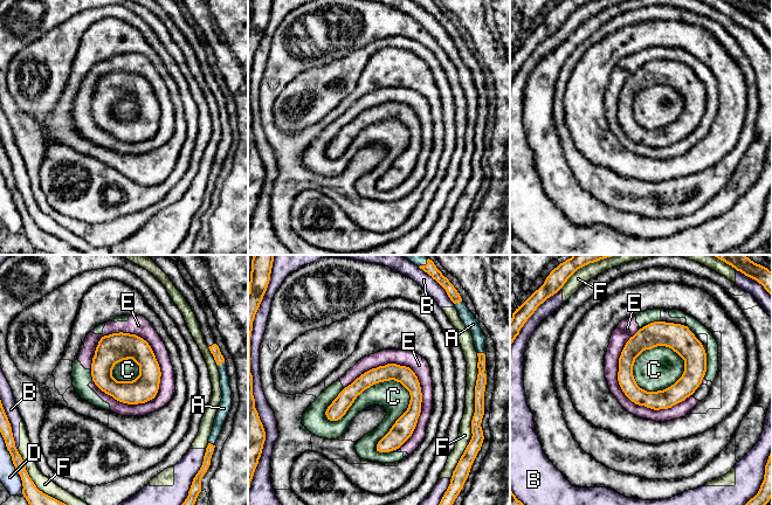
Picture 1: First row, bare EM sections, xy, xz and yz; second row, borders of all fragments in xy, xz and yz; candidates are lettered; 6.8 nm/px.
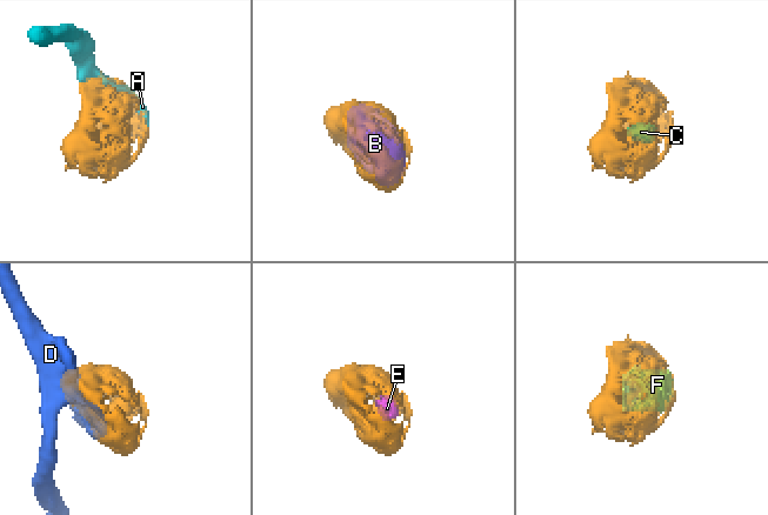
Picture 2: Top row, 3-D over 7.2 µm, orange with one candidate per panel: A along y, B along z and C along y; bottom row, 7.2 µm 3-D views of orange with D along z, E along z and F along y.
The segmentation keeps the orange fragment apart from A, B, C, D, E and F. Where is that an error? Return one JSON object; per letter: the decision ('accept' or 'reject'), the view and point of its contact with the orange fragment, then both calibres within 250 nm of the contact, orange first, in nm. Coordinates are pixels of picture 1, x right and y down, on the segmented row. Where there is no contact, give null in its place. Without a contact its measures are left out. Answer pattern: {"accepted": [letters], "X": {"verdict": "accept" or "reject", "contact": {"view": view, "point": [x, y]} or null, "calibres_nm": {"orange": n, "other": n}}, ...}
{"accepted": ["A"], "A": {"verdict": "accept", "contact": {"view": "xz", "point": [484, 361]}, "calibres_nm": {"orange": 80, "other": 80}}, "B": {"verdict": "reject", "contact": {"view": "yz", "point": [532, 313]}, "calibres_nm": {"orange": 130, "other": 100}}, "C": {"verdict": "reject", "contact": {"view": "xz", "point": [365, 388]}, "calibres_nm": {"orange": 120, "other": 200}}, "D": {"verdict": "reject", "contact": {"view": "xy", "point": [13, 463]}, "calibres_nm": {"orange": 110, "other": 130}}, "E": {"verdict": "reject", "contact": {"view": "xy", "point": [151, 348]}, "calibres_nm": {"orange": 200, "other": 140}}, "F": {"verdict": "reject", "contact": {"view": "xz", "point": [474, 415]}, "calibres_nm": {"orange": 90, "other": 100}}}

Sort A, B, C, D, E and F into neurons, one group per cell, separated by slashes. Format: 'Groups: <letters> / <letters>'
Groups: A / B C D E F

